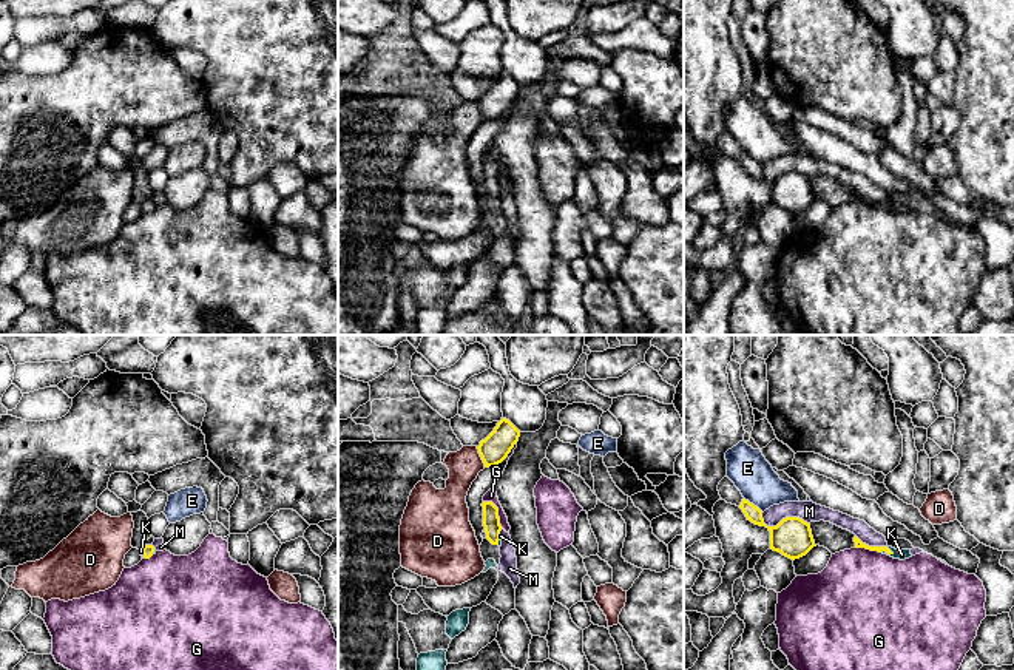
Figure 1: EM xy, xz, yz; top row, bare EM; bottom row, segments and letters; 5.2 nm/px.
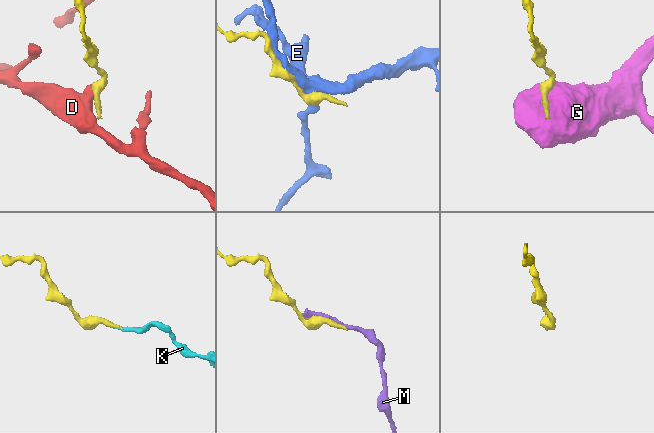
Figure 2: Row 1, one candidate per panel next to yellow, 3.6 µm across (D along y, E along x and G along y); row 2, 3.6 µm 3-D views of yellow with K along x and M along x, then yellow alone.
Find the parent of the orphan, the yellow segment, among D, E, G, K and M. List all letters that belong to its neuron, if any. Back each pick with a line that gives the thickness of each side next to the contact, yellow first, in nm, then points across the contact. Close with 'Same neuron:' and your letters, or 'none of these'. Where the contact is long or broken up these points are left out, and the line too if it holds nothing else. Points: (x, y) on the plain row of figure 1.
K: Thickness 50 nm (yellow) against 60 nm. Path across: yz (858, 198), (882, 203), (888, 207), (902, 209)
Same neuron: K

